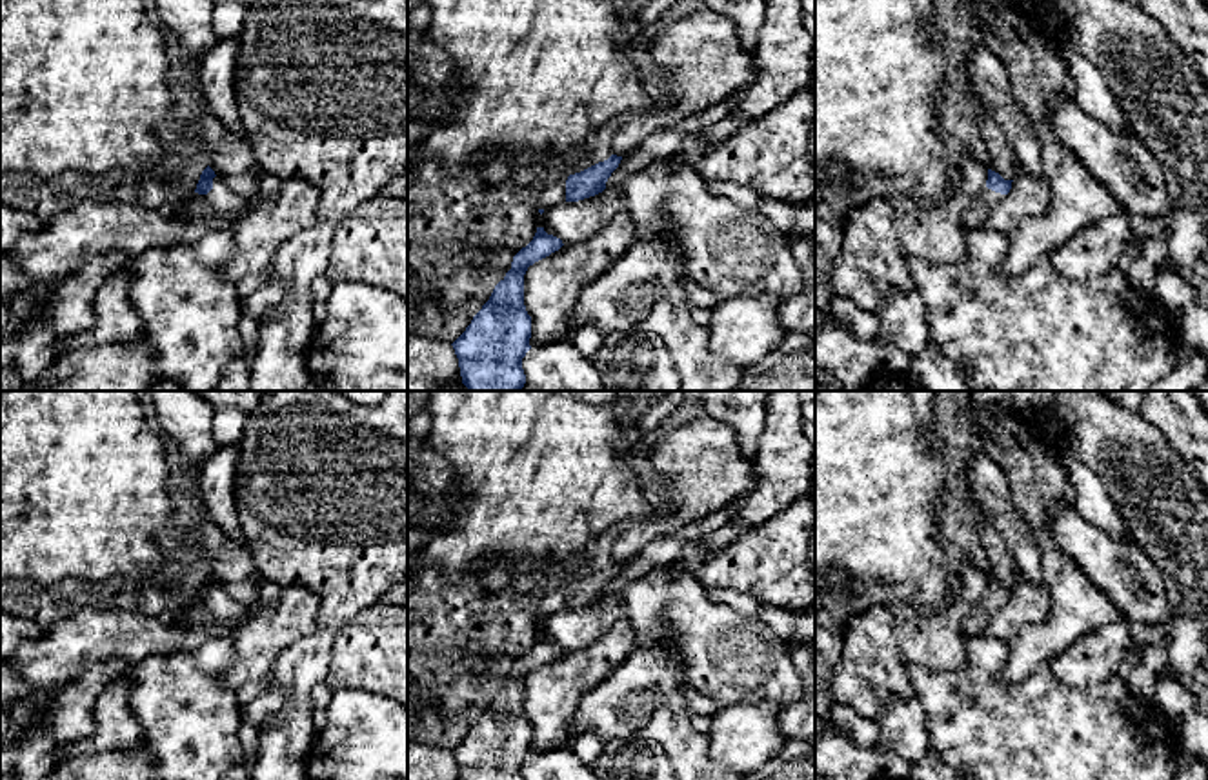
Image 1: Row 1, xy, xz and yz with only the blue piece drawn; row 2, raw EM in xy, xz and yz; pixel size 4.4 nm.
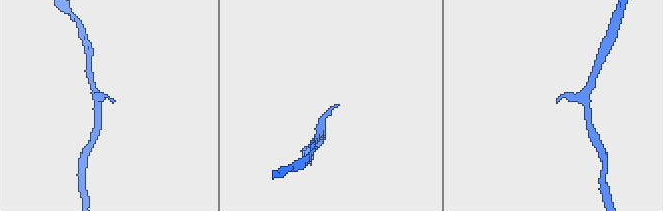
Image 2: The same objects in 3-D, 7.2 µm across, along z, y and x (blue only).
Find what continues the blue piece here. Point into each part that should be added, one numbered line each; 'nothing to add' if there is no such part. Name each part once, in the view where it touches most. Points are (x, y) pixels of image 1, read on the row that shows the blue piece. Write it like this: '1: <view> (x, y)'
1: xy (221, 199)

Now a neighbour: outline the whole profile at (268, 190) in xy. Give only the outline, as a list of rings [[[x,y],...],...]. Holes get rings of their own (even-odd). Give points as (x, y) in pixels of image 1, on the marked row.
[[[262,175],[258,184],[258,195],[249,200],[251,207],[258,202],[275,202],[278,196],[282,178],[277,175]]]

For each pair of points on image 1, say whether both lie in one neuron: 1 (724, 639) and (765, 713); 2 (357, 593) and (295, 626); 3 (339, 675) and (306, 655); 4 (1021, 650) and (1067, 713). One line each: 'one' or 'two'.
1: two
2: two
3: two
4: two

